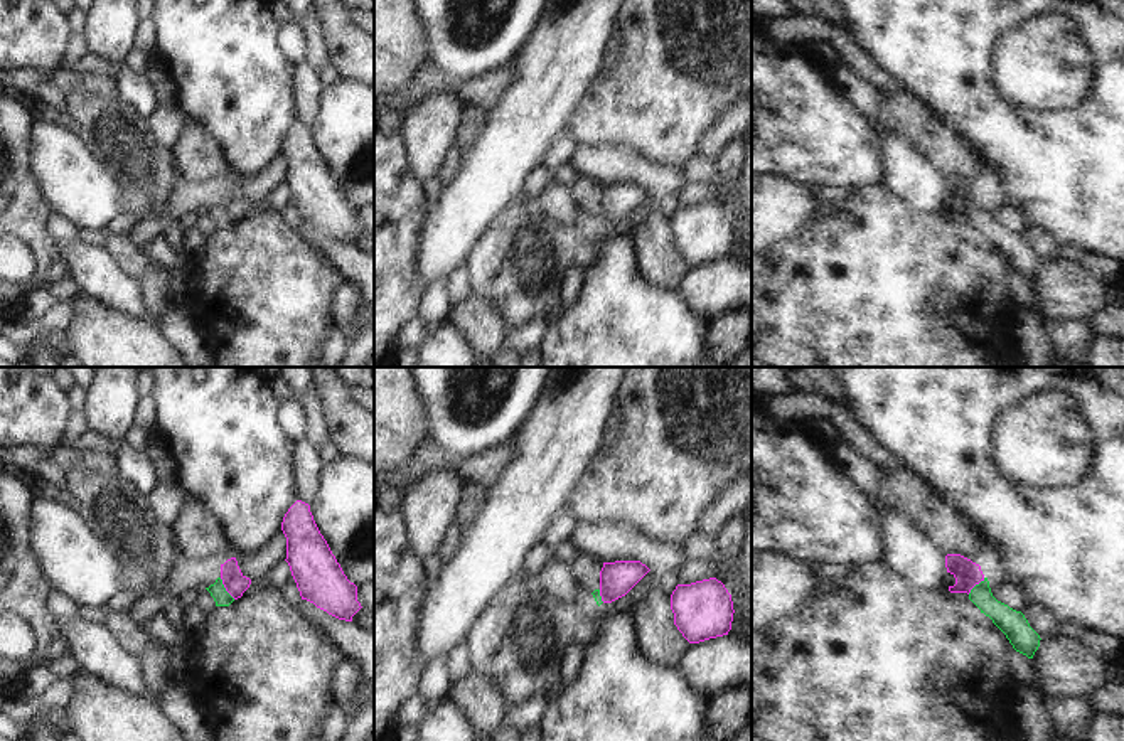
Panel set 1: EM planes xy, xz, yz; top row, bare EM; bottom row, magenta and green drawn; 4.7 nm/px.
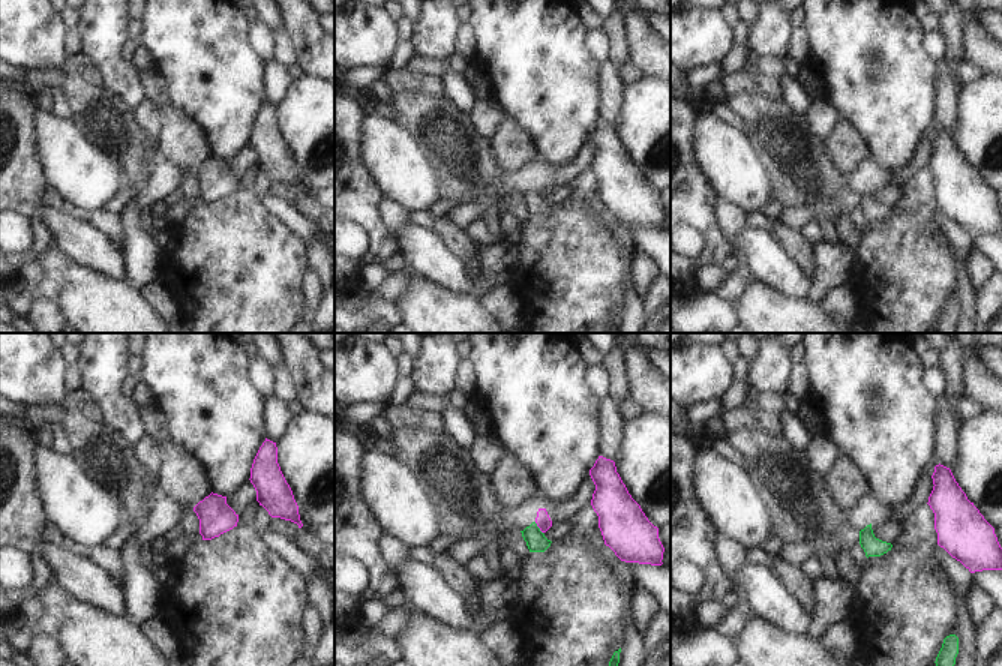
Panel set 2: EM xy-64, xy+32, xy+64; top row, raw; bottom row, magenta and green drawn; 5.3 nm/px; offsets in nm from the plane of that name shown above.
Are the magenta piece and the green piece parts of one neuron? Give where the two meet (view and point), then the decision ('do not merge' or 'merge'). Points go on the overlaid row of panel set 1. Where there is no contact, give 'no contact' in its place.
meets magenta in xy at (224, 586); do not merge

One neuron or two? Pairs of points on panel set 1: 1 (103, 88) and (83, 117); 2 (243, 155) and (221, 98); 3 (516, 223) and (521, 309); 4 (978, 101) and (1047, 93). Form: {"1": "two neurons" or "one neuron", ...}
{"1": "two neurons", "2": "one neuron", "3": "one neuron", "4": "two neurons"}

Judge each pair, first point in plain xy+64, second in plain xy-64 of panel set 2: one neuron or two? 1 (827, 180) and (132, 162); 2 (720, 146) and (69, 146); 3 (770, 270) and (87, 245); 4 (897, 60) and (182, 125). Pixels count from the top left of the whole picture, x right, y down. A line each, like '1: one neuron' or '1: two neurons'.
1: one neuron
2: one neuron
3: one neuron
4: two neurons

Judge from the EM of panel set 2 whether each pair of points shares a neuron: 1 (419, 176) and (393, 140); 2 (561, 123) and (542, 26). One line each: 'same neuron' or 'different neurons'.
1: same neuron
2: same neuron

